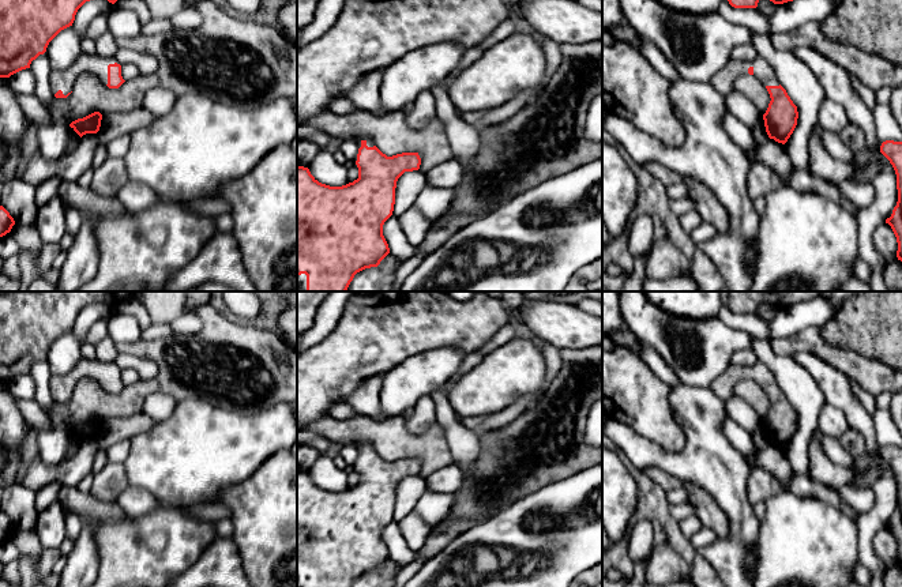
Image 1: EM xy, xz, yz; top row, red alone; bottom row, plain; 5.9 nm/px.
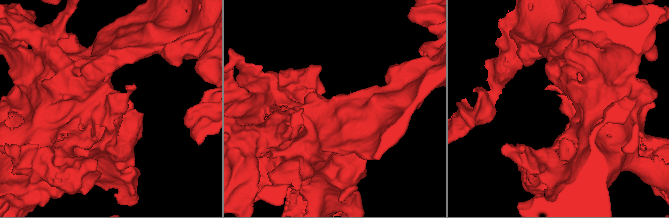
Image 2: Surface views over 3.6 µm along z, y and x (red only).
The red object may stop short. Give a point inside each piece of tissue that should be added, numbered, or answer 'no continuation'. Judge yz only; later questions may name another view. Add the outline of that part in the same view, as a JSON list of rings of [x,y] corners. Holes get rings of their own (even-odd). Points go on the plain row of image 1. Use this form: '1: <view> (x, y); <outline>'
1: yz (722, 386); [[[756,361],[751,366],[737,366],[730,365],[719,377],[717,377],[710,388],[714,394],[721,398],[722,400],[728,400],[732,396],[733,387],[748,379],[748,373],[753,373],[753,381],[763,390],[763,391],[779,391],[779,385],[777,383],[775,376],[770,370],[767,365],[762,361]]]

